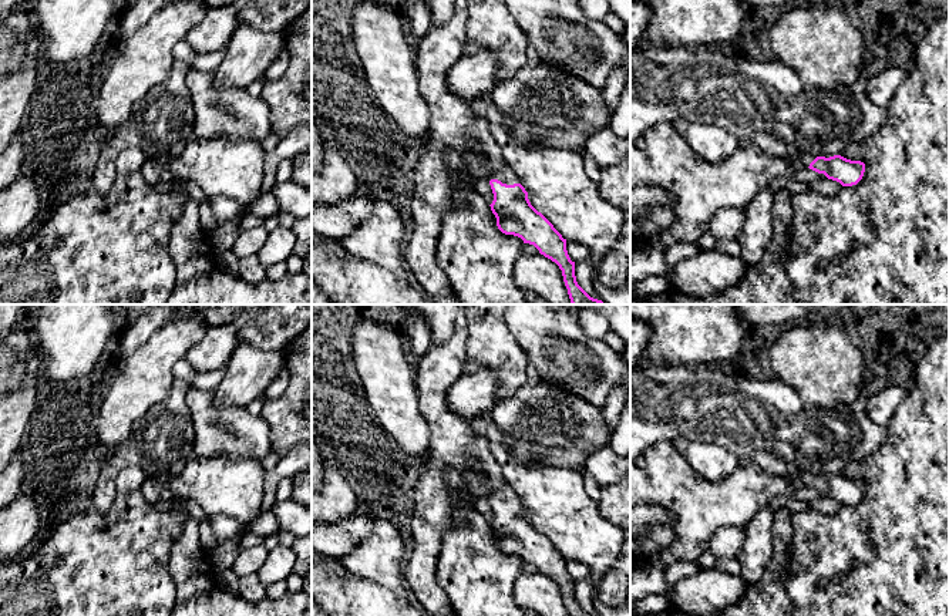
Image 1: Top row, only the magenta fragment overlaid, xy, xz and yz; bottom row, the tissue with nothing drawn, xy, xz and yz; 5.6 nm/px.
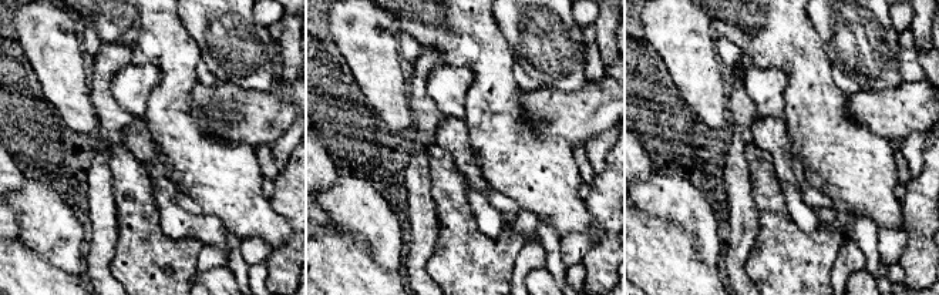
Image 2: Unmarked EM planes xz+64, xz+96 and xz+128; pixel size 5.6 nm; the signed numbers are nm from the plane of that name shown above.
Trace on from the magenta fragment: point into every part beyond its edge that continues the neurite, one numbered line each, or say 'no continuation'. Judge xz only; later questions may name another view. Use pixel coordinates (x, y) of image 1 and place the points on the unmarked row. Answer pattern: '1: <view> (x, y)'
1: xz (507, 494)

